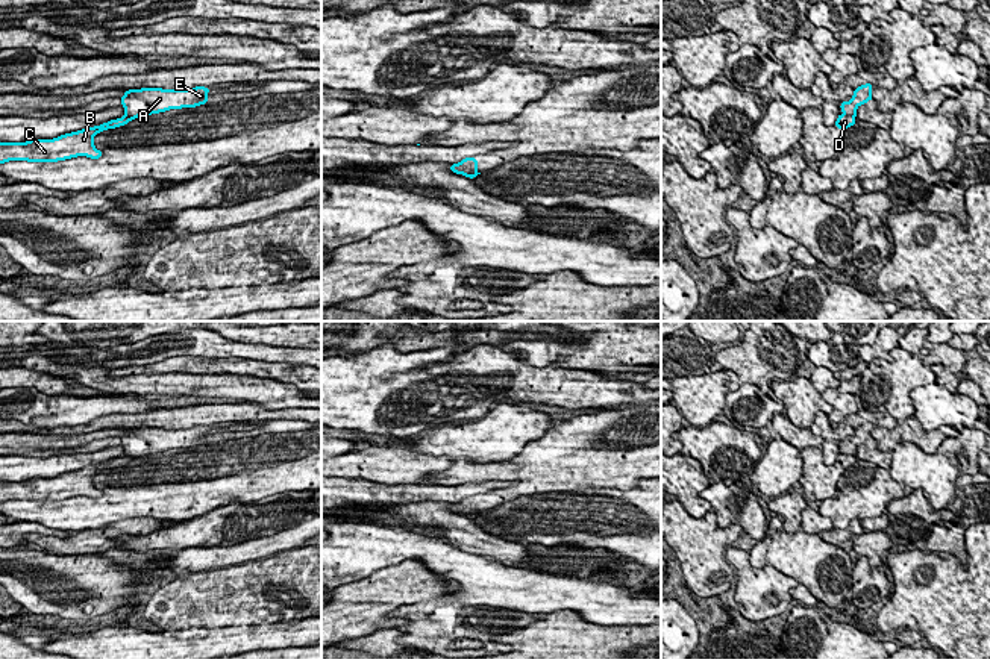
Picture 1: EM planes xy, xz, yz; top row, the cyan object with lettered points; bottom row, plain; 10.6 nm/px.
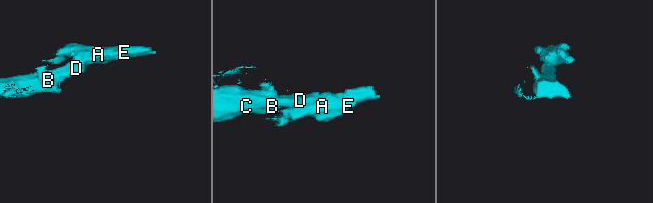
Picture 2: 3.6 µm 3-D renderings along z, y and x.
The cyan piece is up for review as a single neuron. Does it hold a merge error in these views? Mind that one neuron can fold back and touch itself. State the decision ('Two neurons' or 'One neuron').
Two neurons

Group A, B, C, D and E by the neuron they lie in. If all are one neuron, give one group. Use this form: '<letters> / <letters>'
A E / B C D

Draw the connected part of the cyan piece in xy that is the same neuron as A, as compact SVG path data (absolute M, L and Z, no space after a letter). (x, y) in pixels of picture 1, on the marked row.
M196 86L191 89L141 88L127 89L121 98L124 115L130 118L147 117L170 109L196 108L209 103L211 88Z

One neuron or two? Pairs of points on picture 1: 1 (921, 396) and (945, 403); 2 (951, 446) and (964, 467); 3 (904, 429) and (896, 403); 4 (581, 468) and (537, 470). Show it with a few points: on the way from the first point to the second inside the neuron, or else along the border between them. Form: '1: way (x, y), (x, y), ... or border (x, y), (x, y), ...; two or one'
1: way (927, 400), (939, 403); one
2: way (955, 450), (964, 462); one
3: border (904, 420), (898, 424); two
4: way (570, 468), (548, 470); one

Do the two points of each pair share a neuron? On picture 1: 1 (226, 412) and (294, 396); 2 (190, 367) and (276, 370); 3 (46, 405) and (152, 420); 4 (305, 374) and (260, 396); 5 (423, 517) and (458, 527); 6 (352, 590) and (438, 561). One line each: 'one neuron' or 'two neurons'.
1: two neurons
2: one neuron
3: two neurons
4: two neurons
5: one neuron
6: two neurons

